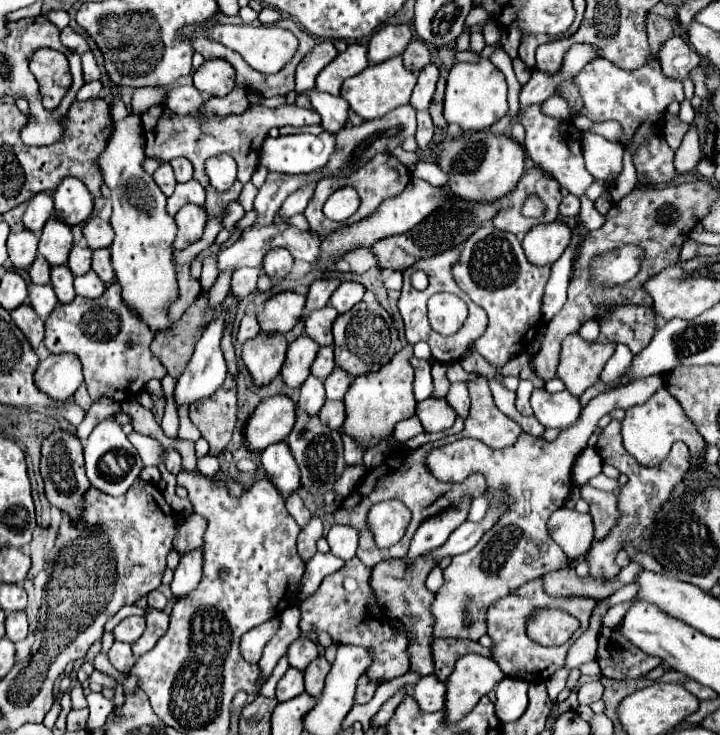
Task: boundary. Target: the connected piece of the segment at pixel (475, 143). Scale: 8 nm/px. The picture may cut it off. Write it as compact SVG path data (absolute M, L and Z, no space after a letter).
M474 132L470 138L442 142L436 152L440 156L438 166L450 174L450 192L464 200L490 202L504 198L516 188L520 176L524 174L524 150L512 138Z

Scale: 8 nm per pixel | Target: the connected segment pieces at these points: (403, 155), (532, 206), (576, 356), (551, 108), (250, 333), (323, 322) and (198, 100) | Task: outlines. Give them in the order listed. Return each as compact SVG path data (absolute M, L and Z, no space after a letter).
M401 146L396 147L391 154L396 156L396 158L398 158L398 160L400 160L400 162L408 168L414 166L420 161L420 158L416 152L407 152Z
M530 196L530 198L526 200L524 208L522 208L522 214L524 214L524 216L540 216L542 212L544 212L542 202L540 202L536 196Z
M570 334L562 344L558 378L574 396L582 396L584 390L598 382L600 372L614 348L616 346L612 342L584 342L578 334Z
M552 96L552 98L548 98L546 102L542 102L542 110L548 114L548 116L552 116L552 118L566 118L566 120L570 120L570 118L574 118L576 116L576 112L568 106L568 102L564 100L564 98L560 98L560 96Z
M246 314L244 318L242 318L242 322L240 322L240 328L238 328L238 342L246 342L246 340L250 340L250 338L254 338L256 334L260 332L260 324L258 324L258 318L256 316L252 316L252 314Z
M324 306L320 310L314 310L312 314L306 316L306 334L312 340L316 340L320 346L330 346L332 344L330 326L336 316L338 316L338 312L332 306Z
M174 86L166 92L164 106L174 114L192 114L204 104L200 92L194 86Z

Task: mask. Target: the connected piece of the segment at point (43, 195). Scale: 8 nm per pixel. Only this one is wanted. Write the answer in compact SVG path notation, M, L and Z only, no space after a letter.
M40 192L36 194L30 202L28 202L28 208L24 212L24 218L22 218L22 224L32 230L34 234L40 234L42 232L42 226L46 224L46 220L52 216L52 210L54 210L54 202L52 202L52 196L48 192Z

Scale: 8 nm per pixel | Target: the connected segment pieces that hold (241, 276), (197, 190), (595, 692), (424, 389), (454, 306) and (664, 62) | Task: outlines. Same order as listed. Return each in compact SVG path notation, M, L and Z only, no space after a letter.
M240 268L232 274L232 292L242 300L246 298L254 288L256 288L256 280L260 276L258 268Z
M194 178L190 182L184 182L184 184L178 184L174 194L168 198L168 214L174 216L184 204L204 204L204 188L200 186L200 182L196 182Z
M600 682L584 684L584 686L578 690L578 704L580 704L580 706L590 706L592 702L596 702L596 700L602 698L602 692L604 692L604 686L602 686Z
M412 358L412 366L416 370L416 378L414 378L414 390L416 390L416 402L422 402L426 398L432 396L432 376L430 376L430 362L428 360L418 360Z
M436 294L428 300L428 318L430 326L442 334L452 336L456 334L468 316L466 302L452 294Z
M672 36L662 44L658 62L668 78L684 80L688 72L700 64L700 56L680 36Z

